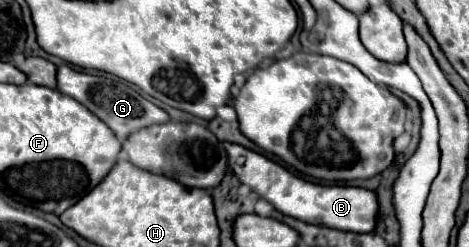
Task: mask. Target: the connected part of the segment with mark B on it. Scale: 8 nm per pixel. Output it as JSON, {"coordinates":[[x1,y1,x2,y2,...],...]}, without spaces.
{"coordinates":[[225,143,229,165,233,165,233,173,239,177,241,183,249,185,253,193,257,193,261,199,269,201,279,213,291,215,305,223,315,223,331,229,341,231,373,231,375,219,377,219,377,195,367,189,359,187,347,187,347,185,317,185,305,179,295,177,279,163,249,151,235,143]]}

